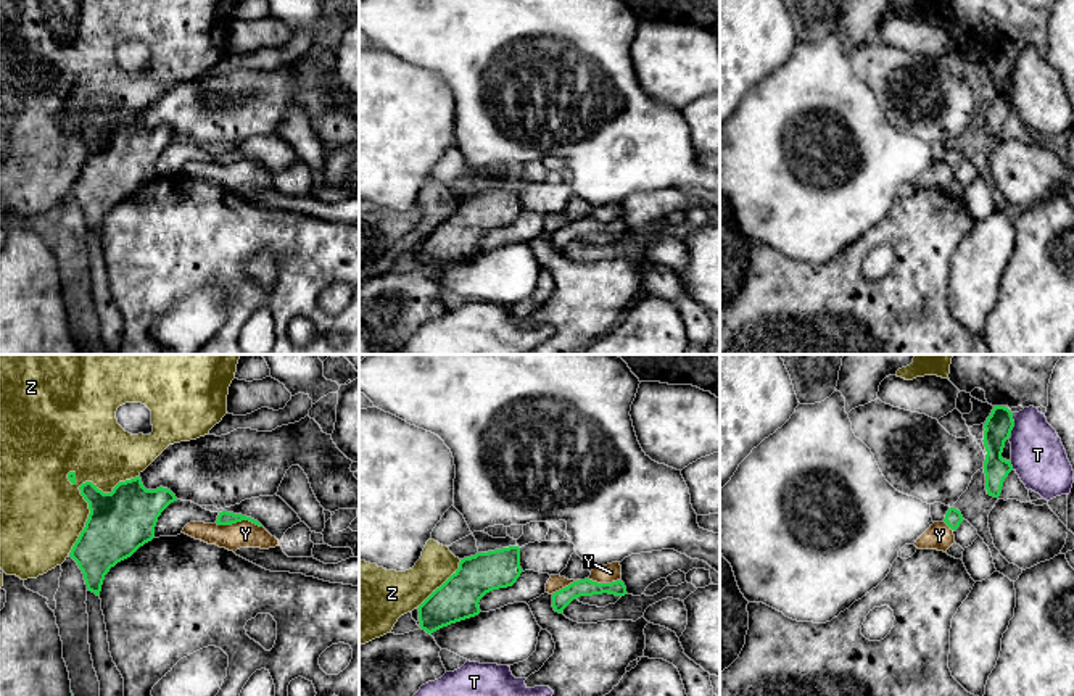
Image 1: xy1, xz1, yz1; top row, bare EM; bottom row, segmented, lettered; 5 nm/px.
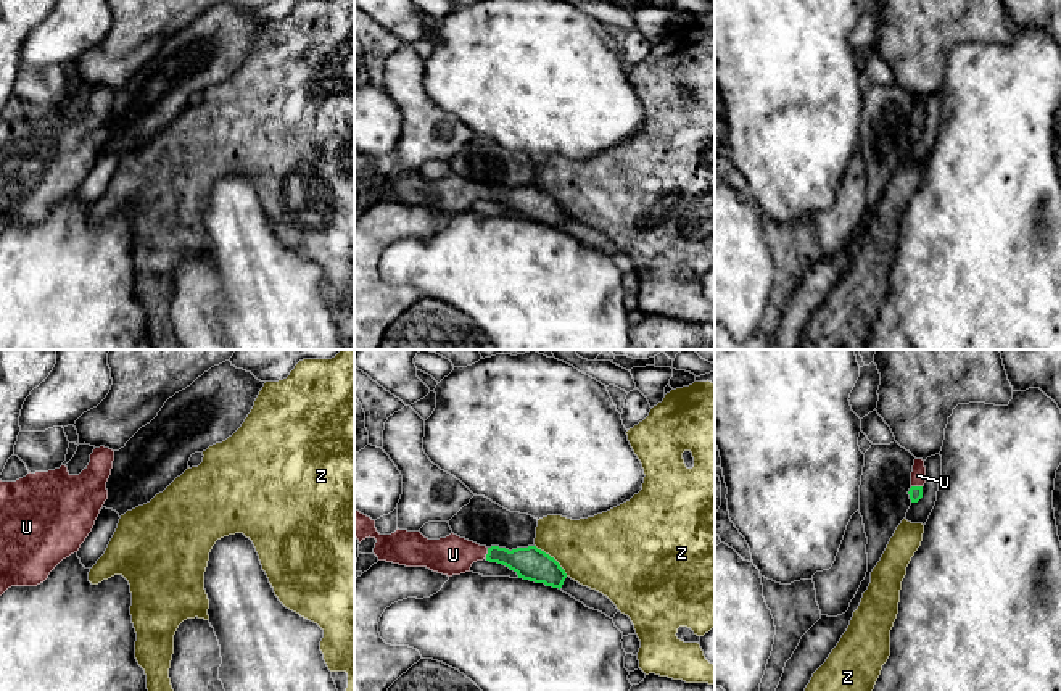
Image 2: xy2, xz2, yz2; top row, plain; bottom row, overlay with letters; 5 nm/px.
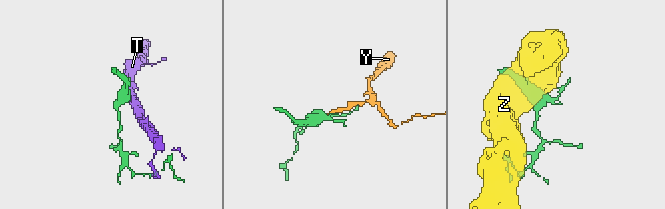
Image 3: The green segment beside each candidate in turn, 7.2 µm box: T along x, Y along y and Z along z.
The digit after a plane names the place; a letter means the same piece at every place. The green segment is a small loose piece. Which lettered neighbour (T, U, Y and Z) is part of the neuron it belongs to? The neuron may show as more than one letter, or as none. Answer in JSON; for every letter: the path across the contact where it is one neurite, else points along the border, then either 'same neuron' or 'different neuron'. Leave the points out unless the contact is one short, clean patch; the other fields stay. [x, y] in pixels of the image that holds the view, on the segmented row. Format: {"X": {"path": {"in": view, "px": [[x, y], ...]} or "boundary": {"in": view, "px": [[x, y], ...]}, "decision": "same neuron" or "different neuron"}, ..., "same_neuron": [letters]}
{"T": {"decision": "different neuron"}, "U": {"path": {"in": "xz2", "px": [[533, 564], [488, 553], [453, 554]]}, "decision": "same neuron"}, "Y": {"boundary": {"in": "xy1", "px": [[216, 522], [235, 524], [251, 521], [261, 527]]}, "decision": "different neuron"}, "Z": {"decision": "different neuron"}, "same_neuron": ["U"]}

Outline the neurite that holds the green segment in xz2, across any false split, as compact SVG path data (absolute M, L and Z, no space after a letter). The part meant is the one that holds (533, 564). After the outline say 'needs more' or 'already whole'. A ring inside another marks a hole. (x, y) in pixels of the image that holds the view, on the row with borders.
M354 509L354 536L359 543L375 538L374 554L406 567L427 567L433 572L452 577L470 572L477 561L497 562L514 570L518 578L546 586L562 588L567 573L560 564L536 546L506 549L499 546L480 546L451 533L446 538L428 540L420 532L396 530L380 535L375 520Z | needs more

